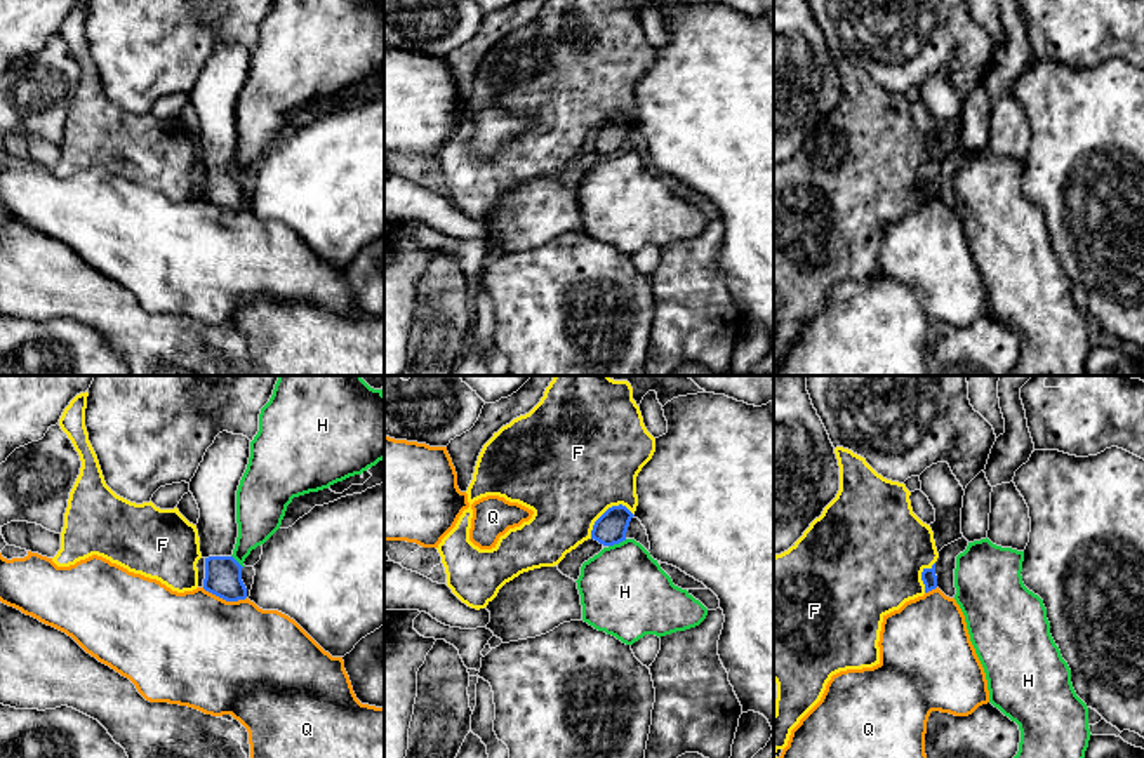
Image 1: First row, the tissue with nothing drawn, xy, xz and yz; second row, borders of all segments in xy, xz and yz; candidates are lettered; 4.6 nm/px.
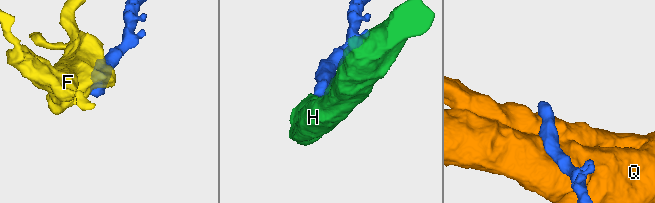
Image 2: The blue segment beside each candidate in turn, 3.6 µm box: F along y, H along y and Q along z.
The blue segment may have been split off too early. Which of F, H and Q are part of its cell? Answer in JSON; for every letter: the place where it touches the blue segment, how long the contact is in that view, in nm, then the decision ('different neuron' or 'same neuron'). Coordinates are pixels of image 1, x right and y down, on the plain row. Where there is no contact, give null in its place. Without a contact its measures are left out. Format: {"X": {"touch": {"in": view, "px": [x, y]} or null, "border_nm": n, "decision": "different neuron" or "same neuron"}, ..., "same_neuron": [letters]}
{"F": {"touch": {"in": "xz", "px": [605, 122]}, "border_nm": 240, "decision": "different neuron"}, "H": {"touch": {"in": "xz", "px": [618, 153]}, "border_nm": 90, "decision": "different neuron"}, "Q": {"touch": {"in": "xy", "px": [225, 209]}, "border_nm": 220, "decision": "different neuron"}, "same_neuron": []}

